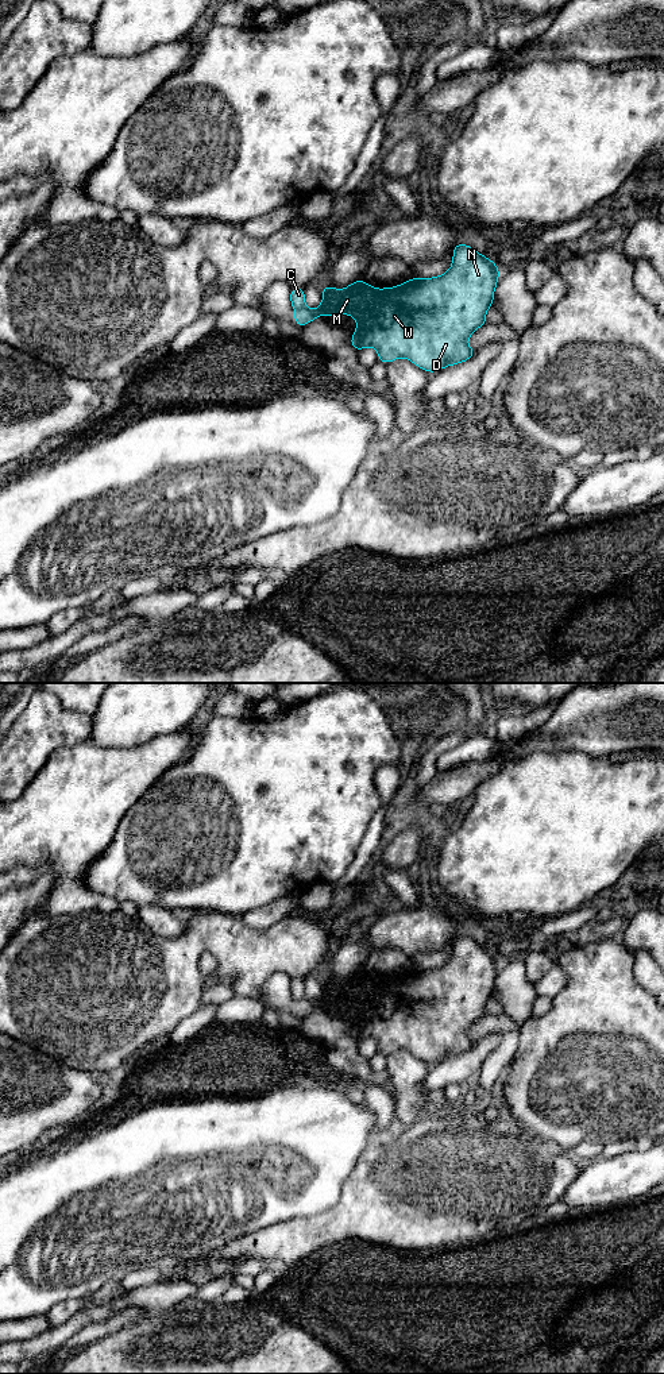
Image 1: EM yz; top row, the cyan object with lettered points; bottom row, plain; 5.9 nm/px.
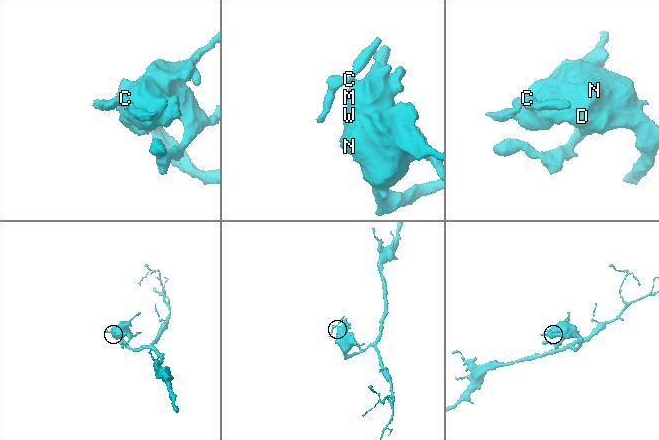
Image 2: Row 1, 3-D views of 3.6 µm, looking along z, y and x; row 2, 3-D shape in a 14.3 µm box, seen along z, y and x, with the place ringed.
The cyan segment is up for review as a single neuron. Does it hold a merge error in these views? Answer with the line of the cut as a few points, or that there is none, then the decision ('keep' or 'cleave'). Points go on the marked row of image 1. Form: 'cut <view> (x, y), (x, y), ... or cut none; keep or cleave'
cut yz (304, 305), (296, 309); cleave

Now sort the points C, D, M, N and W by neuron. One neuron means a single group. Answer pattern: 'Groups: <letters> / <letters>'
Groups: C / D M N W

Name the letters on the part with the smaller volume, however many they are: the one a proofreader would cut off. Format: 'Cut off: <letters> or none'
Cut off: C

